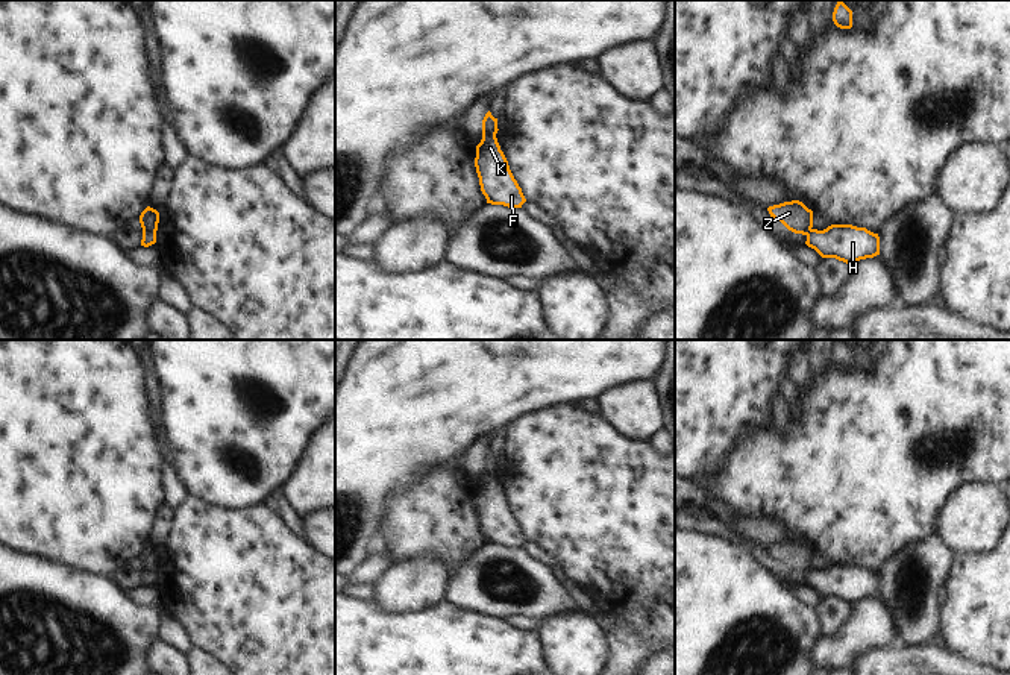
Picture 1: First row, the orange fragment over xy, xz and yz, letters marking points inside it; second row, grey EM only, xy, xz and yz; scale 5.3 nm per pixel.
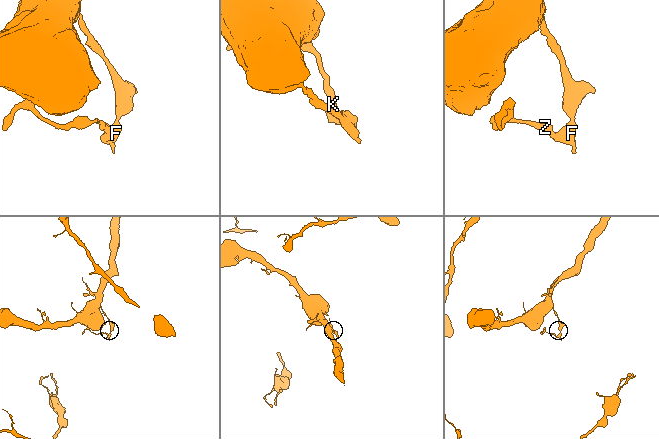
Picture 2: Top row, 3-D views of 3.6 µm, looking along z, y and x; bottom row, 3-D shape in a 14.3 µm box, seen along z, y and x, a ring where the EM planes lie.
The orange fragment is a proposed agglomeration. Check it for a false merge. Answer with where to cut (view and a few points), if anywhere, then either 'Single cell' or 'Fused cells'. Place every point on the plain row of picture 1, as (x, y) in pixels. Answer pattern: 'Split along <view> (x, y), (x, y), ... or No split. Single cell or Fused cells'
Split along xy (143, 569), (155, 574). Fused cells.

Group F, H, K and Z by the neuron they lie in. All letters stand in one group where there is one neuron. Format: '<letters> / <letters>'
F H K / Z

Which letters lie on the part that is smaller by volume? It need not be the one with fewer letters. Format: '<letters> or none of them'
Z

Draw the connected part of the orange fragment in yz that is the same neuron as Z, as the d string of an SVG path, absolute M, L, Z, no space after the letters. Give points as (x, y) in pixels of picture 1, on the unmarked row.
M799 540L773 545L767 551L770 557L795 573L807 575L813 567L813 551Z

